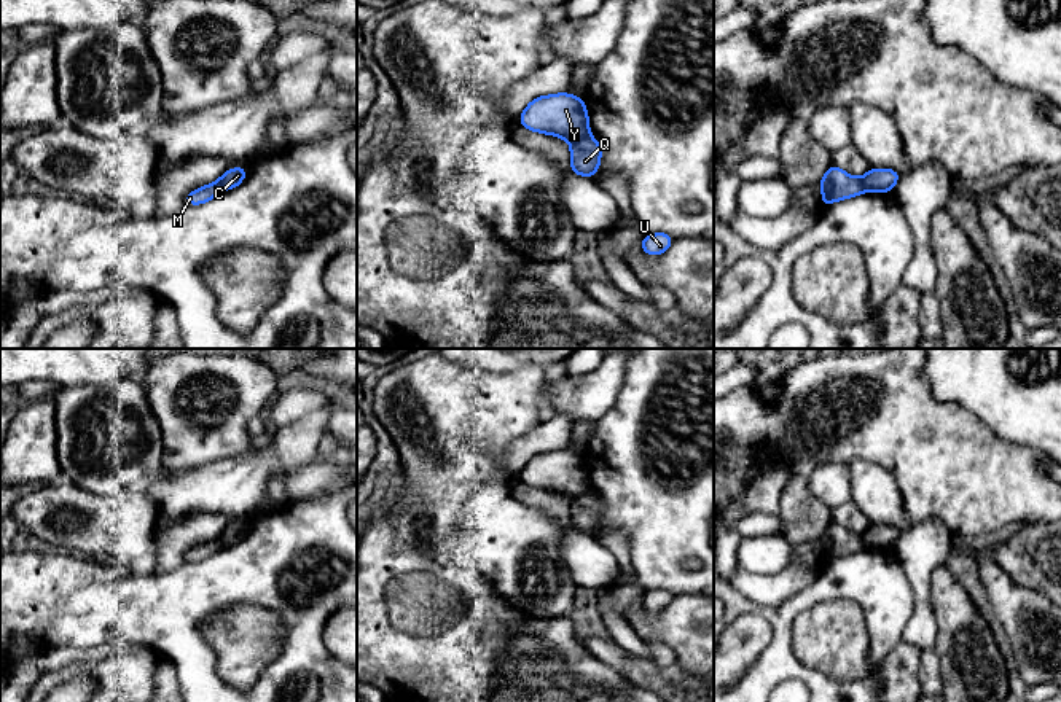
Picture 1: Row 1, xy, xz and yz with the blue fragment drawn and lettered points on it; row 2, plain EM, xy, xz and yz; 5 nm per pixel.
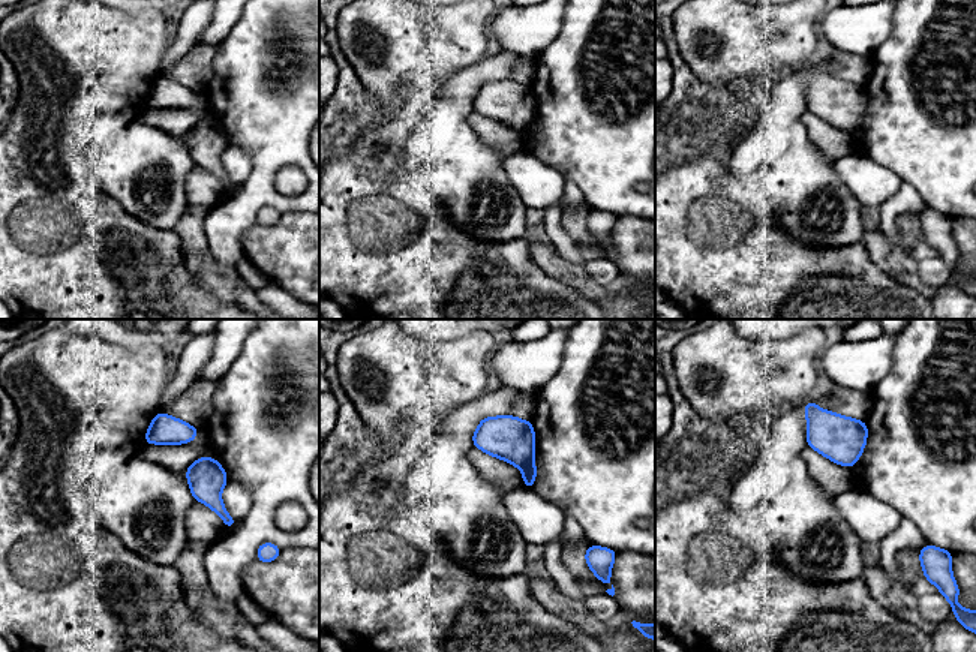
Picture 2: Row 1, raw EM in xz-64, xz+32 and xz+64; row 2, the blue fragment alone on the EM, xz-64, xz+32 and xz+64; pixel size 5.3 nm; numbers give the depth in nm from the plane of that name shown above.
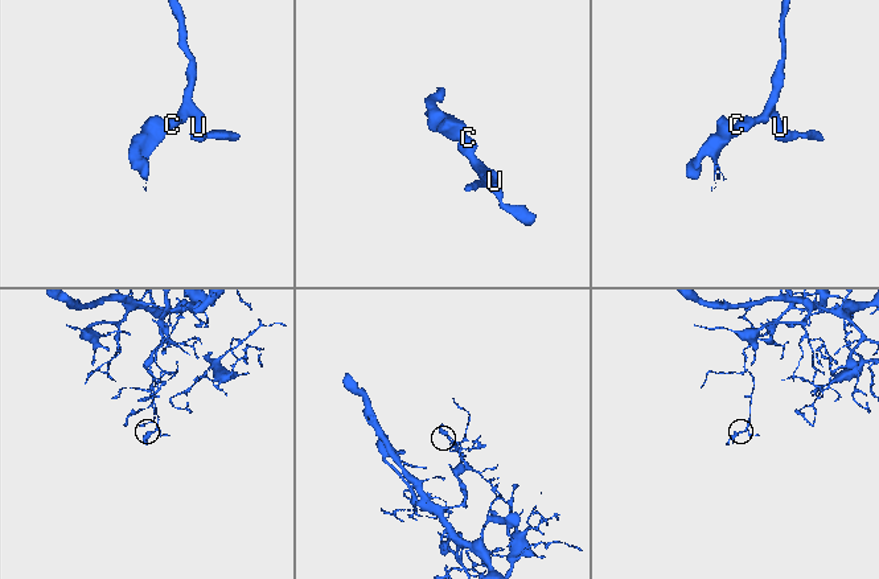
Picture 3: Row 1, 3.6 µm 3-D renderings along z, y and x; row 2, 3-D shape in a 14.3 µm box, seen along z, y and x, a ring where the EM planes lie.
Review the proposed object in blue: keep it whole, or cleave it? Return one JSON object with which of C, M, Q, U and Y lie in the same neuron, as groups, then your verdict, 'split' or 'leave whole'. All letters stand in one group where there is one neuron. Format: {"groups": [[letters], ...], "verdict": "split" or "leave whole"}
{"groups": [["C", "Q", "U"], ["M", "Y"]], "verdict": "split"}

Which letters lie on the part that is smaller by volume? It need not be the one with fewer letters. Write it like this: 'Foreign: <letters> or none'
Foreign: M, Y

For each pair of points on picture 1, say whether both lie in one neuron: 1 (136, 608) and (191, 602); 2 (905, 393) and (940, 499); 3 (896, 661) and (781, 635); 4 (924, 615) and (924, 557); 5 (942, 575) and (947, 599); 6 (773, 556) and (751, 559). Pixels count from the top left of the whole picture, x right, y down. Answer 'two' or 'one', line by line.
1: one
2: one
3: two
4: one
5: one
6: one

